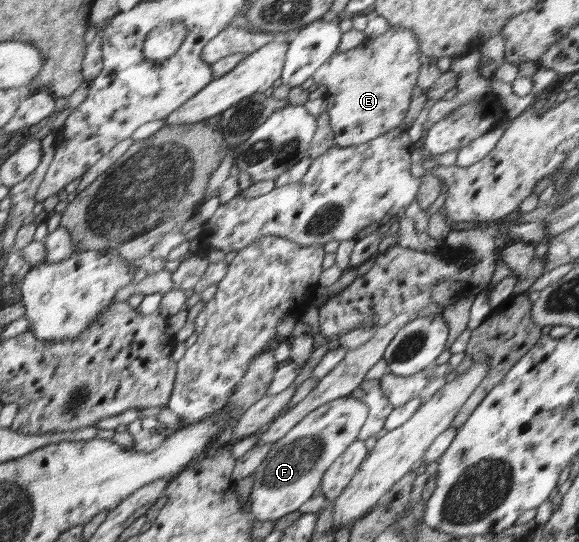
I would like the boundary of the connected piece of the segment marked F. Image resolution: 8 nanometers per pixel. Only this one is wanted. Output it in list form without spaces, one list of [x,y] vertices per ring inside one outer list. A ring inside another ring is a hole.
[[[354,395],[334,399],[324,405],[314,409],[303,417],[280,441],[274,443],[274,447],[268,451],[268,455],[262,459],[262,463],[258,465],[256,471],[252,473],[254,476],[254,486],[249,497],[252,500],[250,509],[256,515],[256,518],[262,523],[264,521],[277,521],[289,516],[292,513],[300,512],[304,509],[304,505],[308,505],[308,501],[315,498],[314,493],[320,493],[322,490],[322,479],[326,469],[354,443],[359,439],[359,433],[363,432],[364,424],[367,416],[370,415],[370,407]]]

